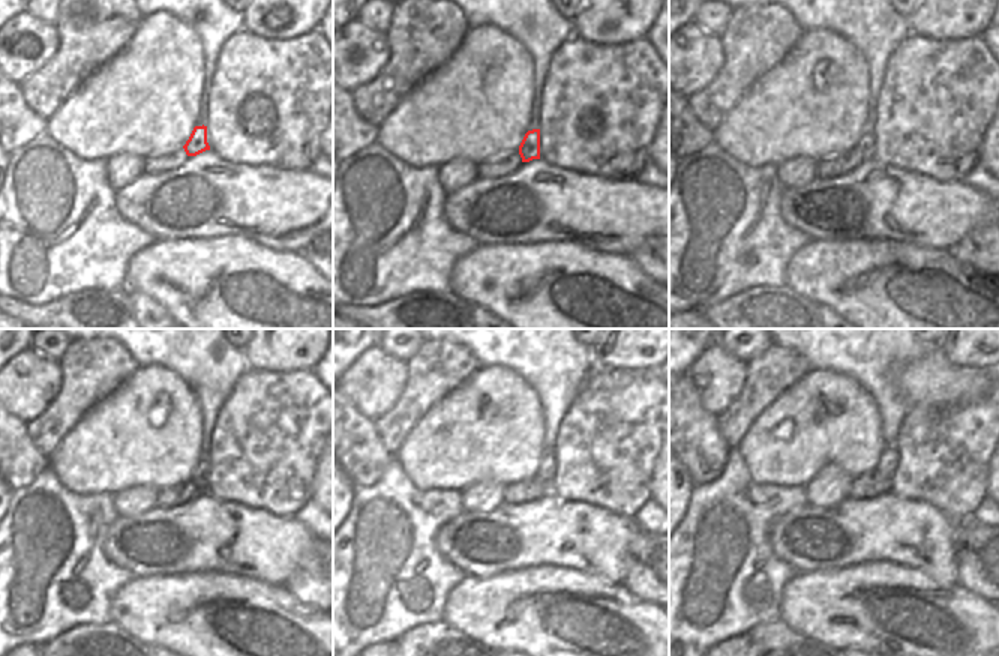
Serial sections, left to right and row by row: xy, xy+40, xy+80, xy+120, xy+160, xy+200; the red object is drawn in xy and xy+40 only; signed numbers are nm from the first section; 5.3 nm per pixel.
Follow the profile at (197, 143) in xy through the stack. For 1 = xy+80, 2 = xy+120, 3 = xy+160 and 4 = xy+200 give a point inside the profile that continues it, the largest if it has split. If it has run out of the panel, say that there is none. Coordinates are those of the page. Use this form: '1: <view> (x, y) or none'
1: xy+80 (866, 144)
2: xy+120 (200, 473)
3: xy+160 (546, 470)
4: xy+200 (890, 457)

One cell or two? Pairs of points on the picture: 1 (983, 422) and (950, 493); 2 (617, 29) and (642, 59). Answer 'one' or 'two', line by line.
1: one
2: two

